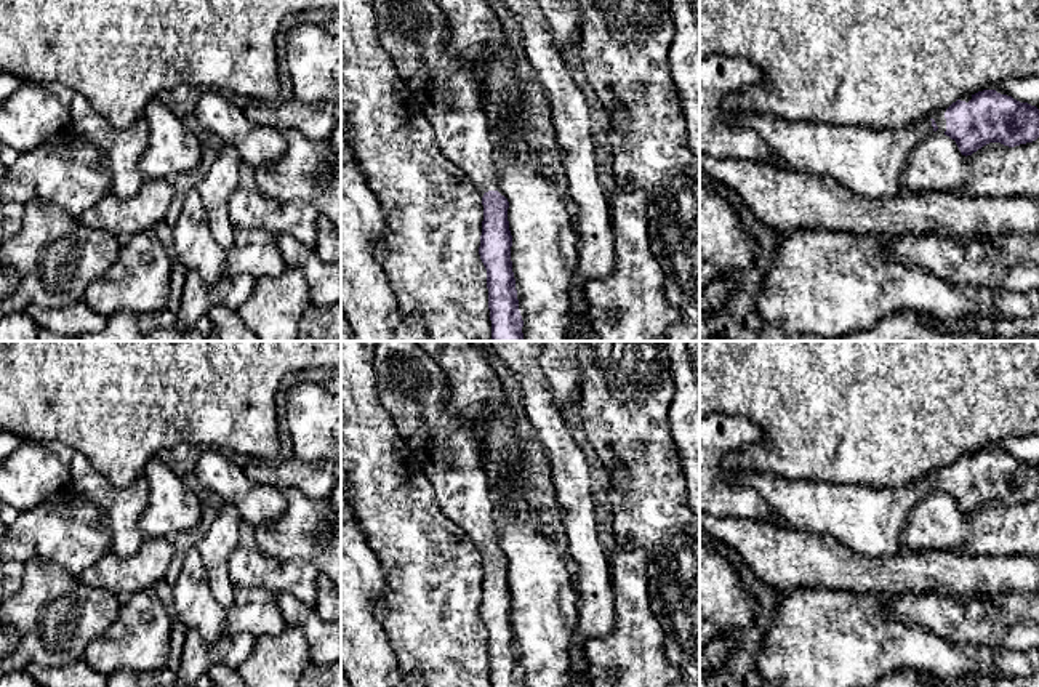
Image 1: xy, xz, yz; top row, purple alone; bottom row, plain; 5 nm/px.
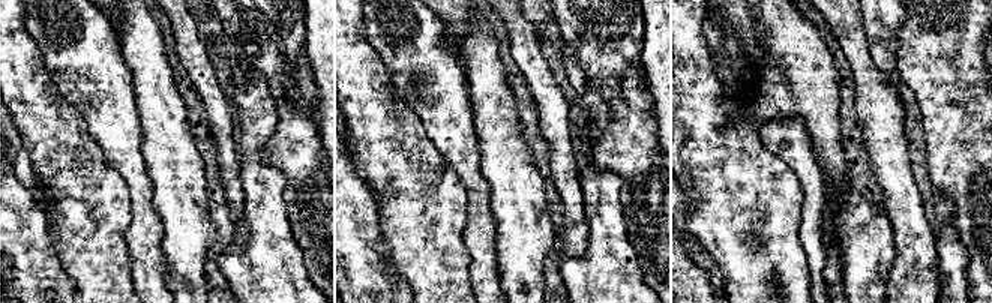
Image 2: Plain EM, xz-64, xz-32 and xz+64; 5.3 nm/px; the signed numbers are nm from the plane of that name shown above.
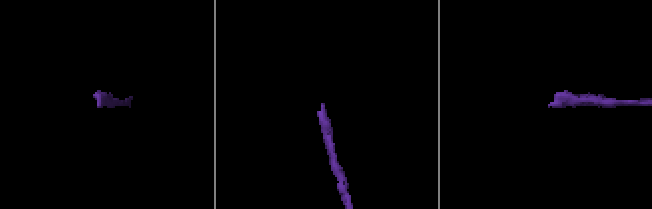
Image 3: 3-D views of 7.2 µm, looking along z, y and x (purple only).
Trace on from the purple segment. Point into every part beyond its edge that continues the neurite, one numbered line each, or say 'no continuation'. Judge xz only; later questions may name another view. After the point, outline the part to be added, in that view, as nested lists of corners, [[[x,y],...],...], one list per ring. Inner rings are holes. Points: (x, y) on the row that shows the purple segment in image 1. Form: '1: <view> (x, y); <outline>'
1: xz (415, 32); [[[375,0],[373,6],[379,43],[389,53],[397,75],[410,91],[411,102],[419,107],[434,127],[435,146],[466,173],[480,197],[488,191],[498,191],[504,195],[498,181],[496,146],[491,138],[490,120],[482,109],[482,94],[471,69],[448,50],[450,24],[447,16],[434,0]]]

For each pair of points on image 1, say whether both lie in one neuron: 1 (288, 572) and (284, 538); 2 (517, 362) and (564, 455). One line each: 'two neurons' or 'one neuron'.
1: two neurons
2: one neuron

